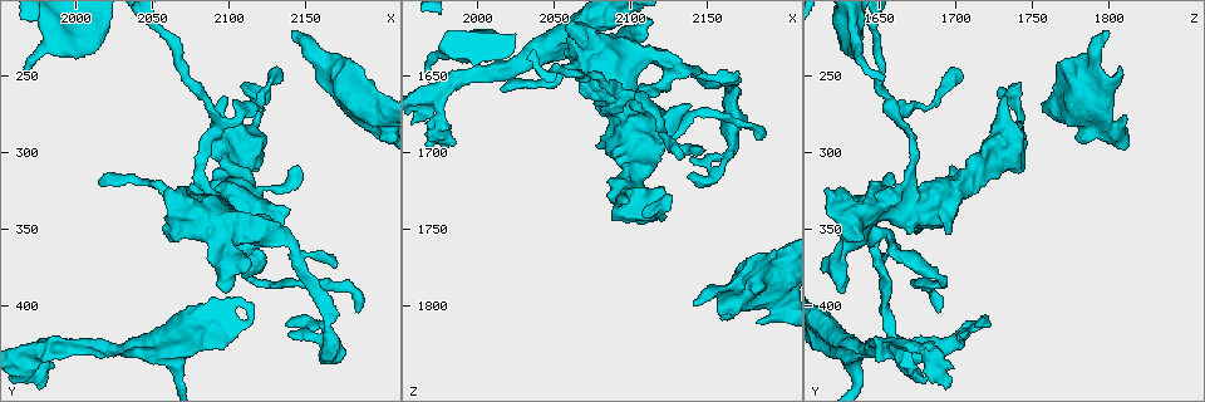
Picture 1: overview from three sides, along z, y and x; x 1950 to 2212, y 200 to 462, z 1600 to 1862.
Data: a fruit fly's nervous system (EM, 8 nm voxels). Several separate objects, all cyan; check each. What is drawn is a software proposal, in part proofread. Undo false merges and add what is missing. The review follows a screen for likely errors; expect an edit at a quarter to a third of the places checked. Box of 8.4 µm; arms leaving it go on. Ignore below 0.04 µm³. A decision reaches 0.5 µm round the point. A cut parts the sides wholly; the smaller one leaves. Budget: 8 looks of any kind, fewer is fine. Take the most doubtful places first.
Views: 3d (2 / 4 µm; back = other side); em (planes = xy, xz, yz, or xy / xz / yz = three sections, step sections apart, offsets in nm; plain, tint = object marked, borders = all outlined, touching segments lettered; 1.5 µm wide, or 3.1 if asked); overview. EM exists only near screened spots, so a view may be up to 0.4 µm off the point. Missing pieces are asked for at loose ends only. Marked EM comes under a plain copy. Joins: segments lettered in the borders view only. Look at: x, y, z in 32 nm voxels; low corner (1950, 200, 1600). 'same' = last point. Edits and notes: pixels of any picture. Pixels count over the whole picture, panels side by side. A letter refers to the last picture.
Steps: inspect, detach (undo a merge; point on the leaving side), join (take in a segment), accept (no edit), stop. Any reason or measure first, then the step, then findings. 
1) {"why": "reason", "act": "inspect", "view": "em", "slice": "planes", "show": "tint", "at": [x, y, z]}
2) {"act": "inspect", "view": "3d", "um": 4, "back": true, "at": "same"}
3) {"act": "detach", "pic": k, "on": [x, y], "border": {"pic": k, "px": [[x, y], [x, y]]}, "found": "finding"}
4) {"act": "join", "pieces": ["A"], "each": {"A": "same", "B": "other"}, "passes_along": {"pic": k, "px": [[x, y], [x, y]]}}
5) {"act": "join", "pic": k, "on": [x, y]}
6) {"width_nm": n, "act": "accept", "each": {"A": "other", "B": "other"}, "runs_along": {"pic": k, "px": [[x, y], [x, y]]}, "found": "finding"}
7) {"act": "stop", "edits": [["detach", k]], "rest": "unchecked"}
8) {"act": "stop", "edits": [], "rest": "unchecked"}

{"act": "inspect", "view": "em", "slice": "planes", "show": "borders", "at": [2142, 224, 1800]}

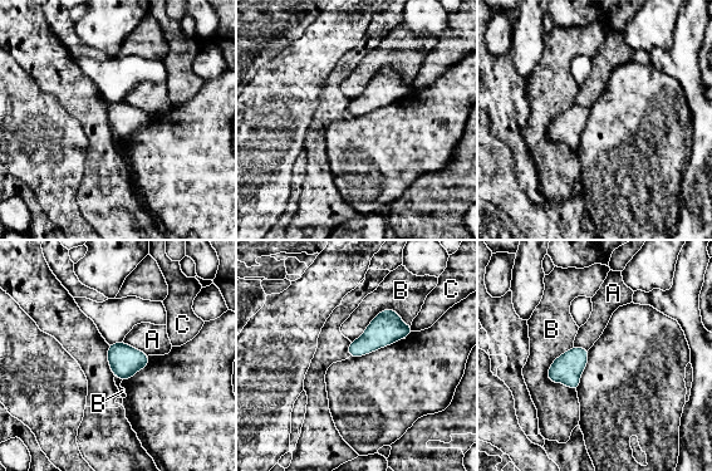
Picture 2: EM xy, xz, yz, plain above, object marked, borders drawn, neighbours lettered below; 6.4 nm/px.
{"act": "accept", "each": {"A": "other", "B": "other", "C": "other"}, "border": {"pic": 2, "px": [[123, 341], [141, 349], [147, 356]]}, "found": "no lettered segment goes on from it"}

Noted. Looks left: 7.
{"why": "thin end", "act": "inspect", "view": "em", "slice": "yz", "step": 4, "show": "tint", "at": [1968, 252, 1652]}

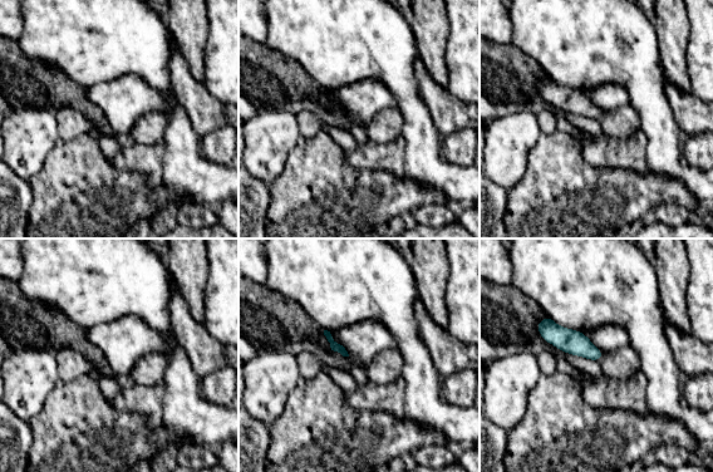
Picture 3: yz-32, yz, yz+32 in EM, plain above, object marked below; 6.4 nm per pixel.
{"act": "inspect", "view": "em", "slice": "planes", "show": "borders", "at": "same"}

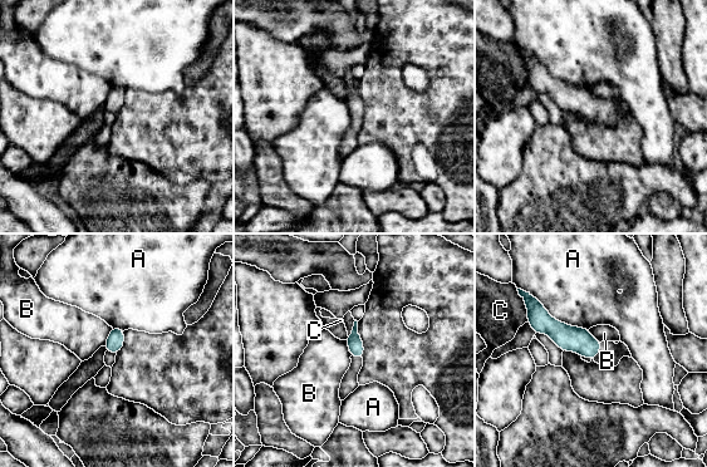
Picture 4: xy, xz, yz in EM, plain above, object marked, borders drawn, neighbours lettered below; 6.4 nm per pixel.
{"width_nm": 100, "act": "accept", "each": {"A": "other", "B": "other", "C": "other"}, "runs_along": {"pic": 4, "px": [[530, 318], [568, 338], [598, 345]]}, "found": "no lettered segment goes on from it"}

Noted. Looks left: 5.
{"why": "two arms in line, one across", "act": "inspect", "view": "3d", "um": 2, "at": [1974, 430, 1664]}

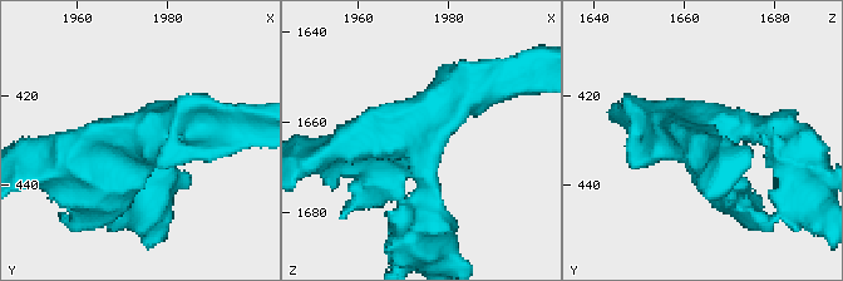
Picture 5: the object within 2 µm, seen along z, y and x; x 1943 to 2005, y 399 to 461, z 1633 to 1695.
{"why": "now the EM", "act": "inspect", "view": "em", "slice": "yz", "step": 8, "show": "borders", "at": [1973, 429, 1662]}

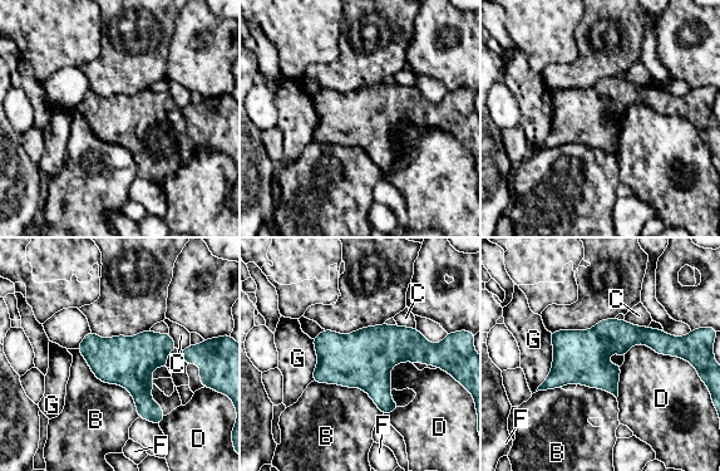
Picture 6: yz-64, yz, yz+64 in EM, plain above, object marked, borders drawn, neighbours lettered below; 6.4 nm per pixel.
{"act": "accept", "each": {"B": "other", "C": "other", "D": "other", "F": "other", "G": "other"}, "border": {"pic": 6, "px": [[77, 348], [138, 417]]}, "found": "one cell here"}

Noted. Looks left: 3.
{"act": "stop", "edits": [], "rest": "unchecked"}

